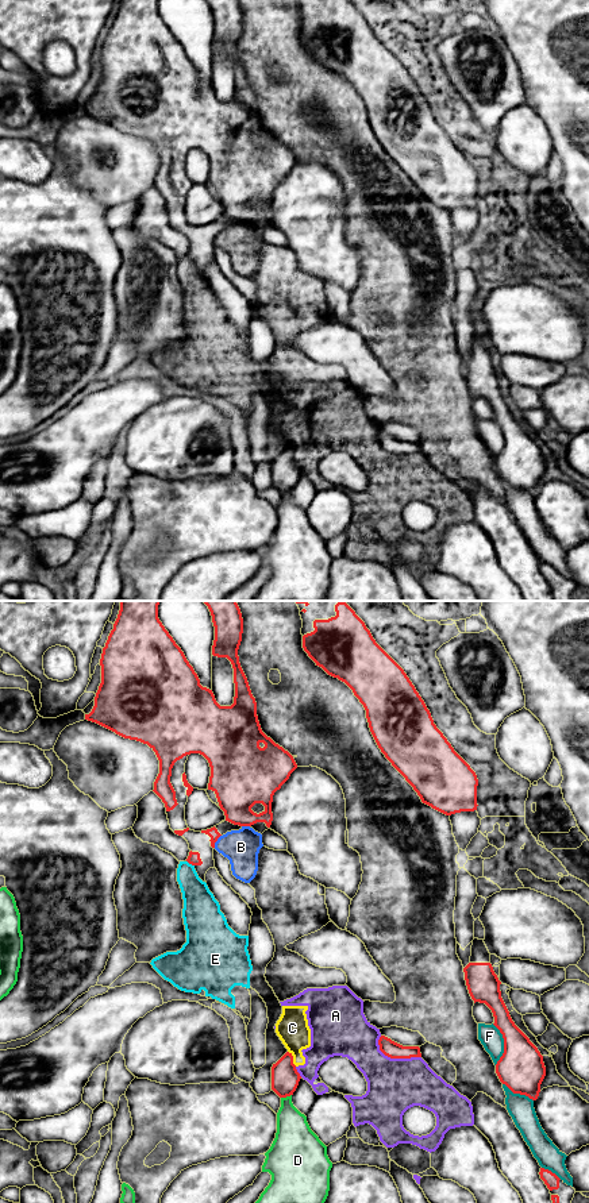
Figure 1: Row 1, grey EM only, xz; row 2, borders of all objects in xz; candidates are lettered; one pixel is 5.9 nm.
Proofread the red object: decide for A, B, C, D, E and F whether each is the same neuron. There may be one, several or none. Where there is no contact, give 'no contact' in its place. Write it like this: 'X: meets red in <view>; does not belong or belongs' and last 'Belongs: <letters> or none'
A: meets red in xz; does not belong
B: meets red in xz; does not belong
C: meets red in xz; does not belong
D: meets red in xz; does not belong
E: meets red in xz; does not belong
F: meets red in xz; does not belong
Belongs: none

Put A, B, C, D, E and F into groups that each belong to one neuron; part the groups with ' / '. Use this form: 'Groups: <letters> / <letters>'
Groups: A B C E / D / F

